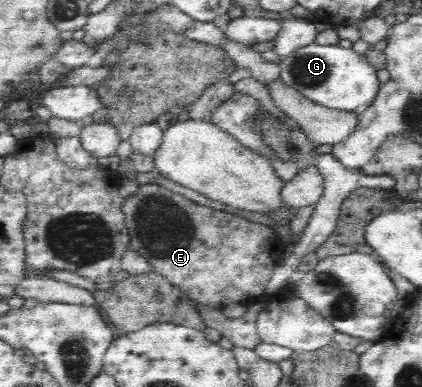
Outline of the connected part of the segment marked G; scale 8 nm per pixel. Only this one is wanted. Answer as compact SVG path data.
M310 44L279 60L279 77L307 100L328 110L356 114L365 112L376 100L381 85L366 55L340 46Z

